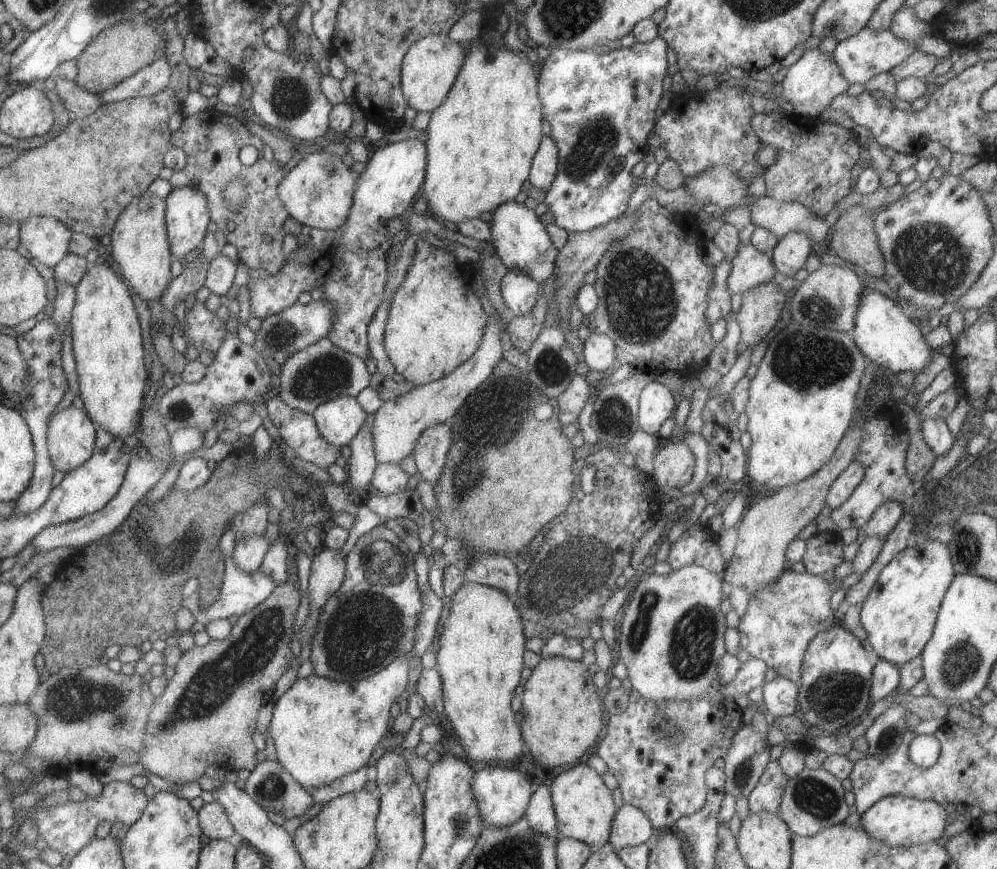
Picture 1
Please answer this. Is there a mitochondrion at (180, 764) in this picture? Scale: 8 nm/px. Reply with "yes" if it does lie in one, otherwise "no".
no

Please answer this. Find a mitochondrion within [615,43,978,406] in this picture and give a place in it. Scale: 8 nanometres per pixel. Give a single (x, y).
(930, 256)

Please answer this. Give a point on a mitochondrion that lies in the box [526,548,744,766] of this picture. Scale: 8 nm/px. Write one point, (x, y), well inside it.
(694, 642)

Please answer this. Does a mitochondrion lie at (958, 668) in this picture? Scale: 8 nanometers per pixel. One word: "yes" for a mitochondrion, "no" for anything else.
yes

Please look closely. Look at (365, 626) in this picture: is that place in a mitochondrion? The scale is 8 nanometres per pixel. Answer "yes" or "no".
yes

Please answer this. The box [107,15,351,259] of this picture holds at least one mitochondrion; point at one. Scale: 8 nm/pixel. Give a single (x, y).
(289, 97)

